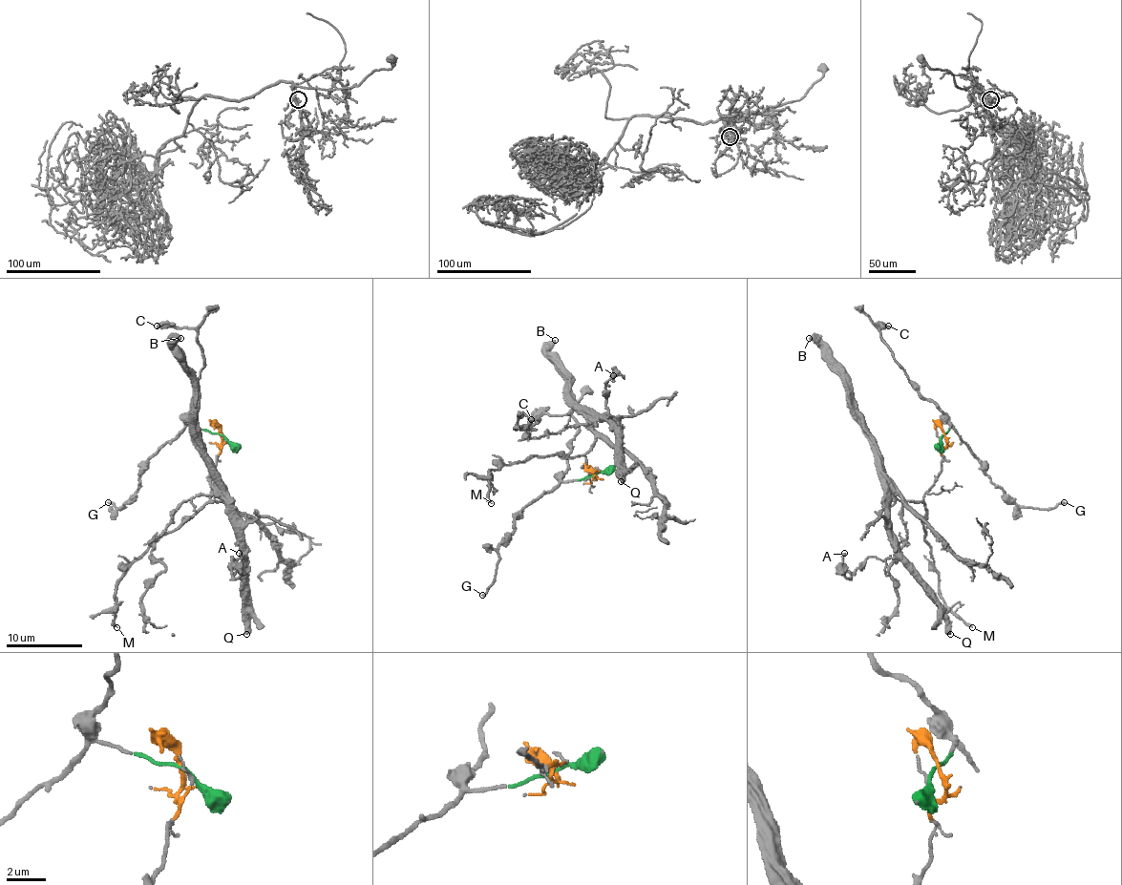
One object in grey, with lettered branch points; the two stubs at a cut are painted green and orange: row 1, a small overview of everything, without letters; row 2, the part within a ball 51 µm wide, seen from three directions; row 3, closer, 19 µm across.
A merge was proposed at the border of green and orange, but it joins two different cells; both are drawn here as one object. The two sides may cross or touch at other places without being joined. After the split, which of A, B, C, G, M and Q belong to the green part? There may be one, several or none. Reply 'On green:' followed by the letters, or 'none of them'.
On green: C, G

